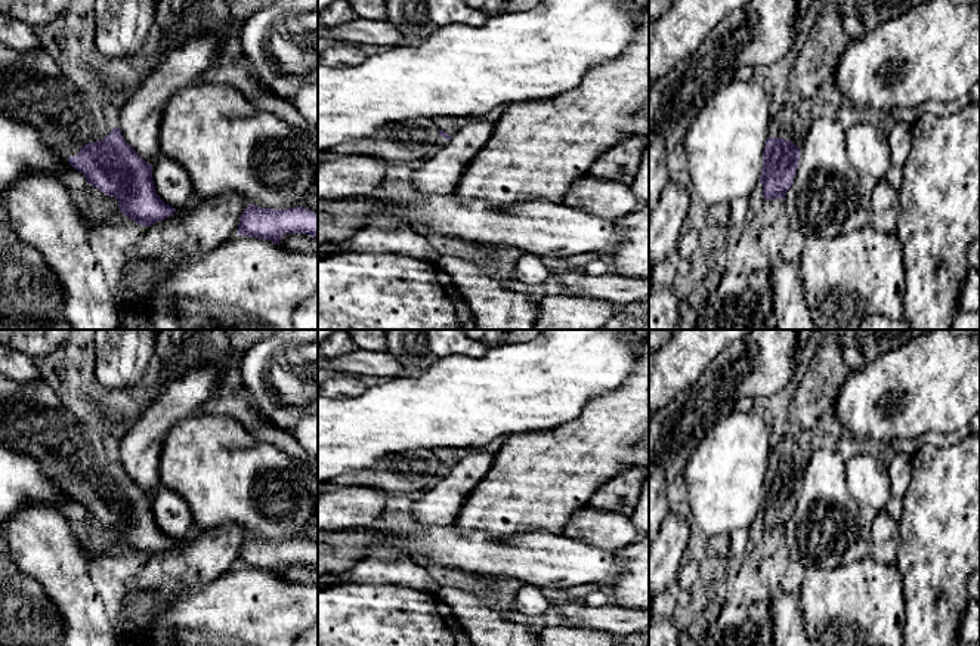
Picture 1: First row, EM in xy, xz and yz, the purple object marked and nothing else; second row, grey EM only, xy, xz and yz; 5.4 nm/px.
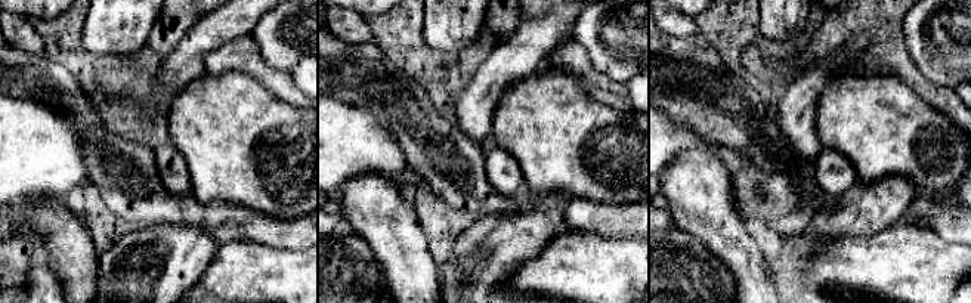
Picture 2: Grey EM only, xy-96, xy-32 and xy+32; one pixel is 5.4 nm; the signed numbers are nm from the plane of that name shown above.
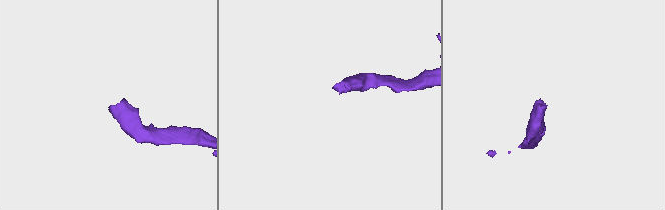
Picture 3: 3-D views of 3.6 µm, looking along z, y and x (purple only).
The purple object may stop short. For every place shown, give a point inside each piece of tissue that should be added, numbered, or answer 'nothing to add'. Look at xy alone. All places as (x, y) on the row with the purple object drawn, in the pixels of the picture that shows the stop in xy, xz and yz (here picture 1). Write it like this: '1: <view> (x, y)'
1: xy (33, 90)

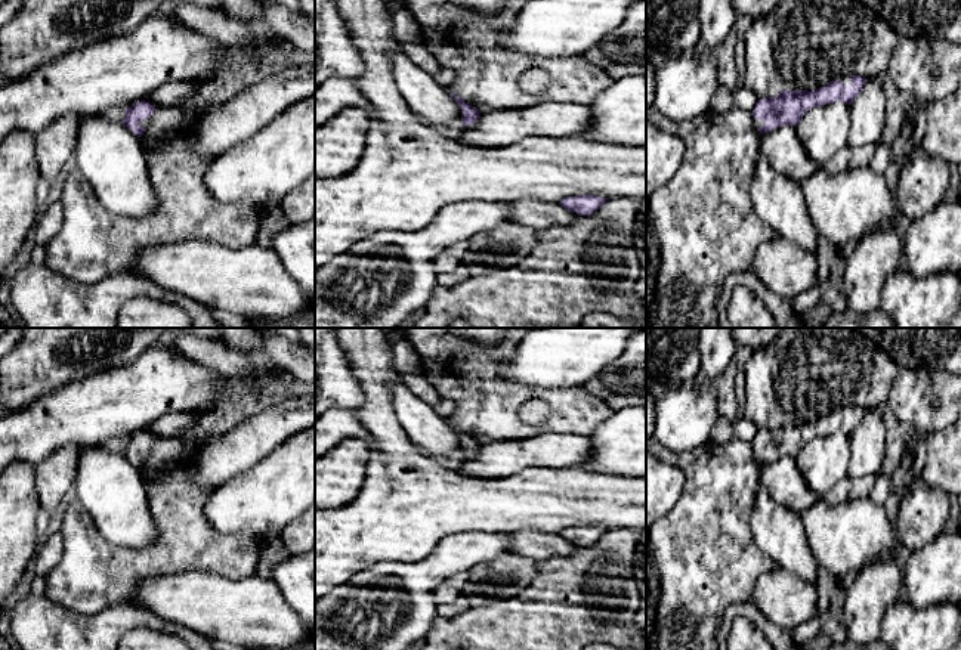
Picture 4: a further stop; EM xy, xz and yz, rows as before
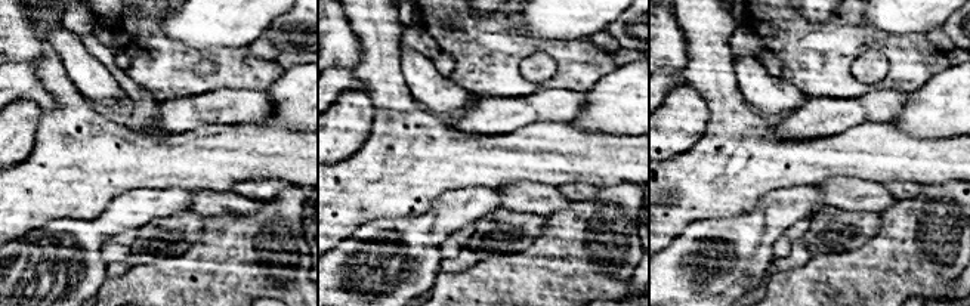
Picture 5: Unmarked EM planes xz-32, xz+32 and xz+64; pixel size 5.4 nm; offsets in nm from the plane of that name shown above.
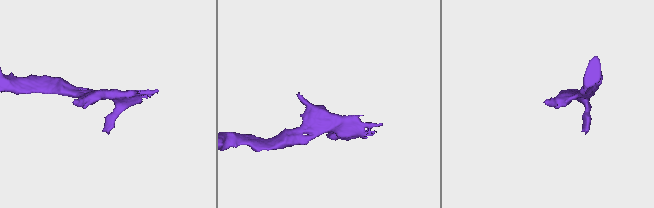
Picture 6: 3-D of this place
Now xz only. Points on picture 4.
nothing to add

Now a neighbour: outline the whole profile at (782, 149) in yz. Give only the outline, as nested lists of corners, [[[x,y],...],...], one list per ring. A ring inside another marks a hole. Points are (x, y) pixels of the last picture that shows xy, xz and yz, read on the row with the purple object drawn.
[[[794,126],[772,129],[760,136],[760,154],[779,174],[800,183],[812,176],[818,165],[797,139]]]

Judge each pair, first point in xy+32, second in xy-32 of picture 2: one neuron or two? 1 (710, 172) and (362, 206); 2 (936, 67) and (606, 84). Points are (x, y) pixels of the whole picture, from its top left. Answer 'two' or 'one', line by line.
1: one
2: two

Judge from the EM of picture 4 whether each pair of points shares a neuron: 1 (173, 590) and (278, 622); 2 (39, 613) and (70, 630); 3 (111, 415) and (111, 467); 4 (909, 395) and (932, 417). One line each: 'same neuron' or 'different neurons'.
1: same neuron
2: same neuron
3: different neurons
4: same neuron

